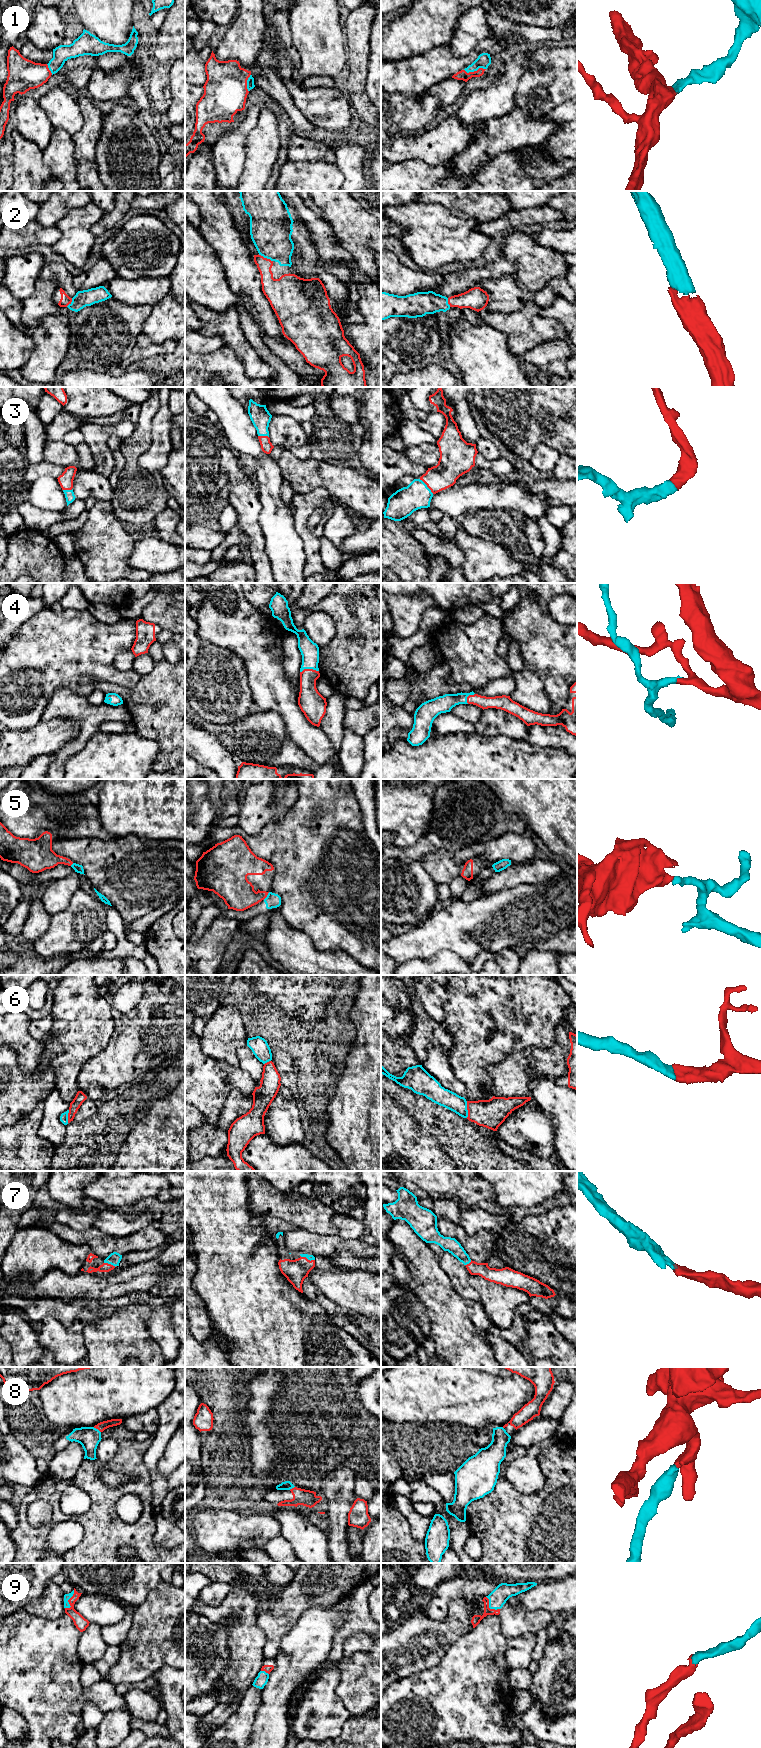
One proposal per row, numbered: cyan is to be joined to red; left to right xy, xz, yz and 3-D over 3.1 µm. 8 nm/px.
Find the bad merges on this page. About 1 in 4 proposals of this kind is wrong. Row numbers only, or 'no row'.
5

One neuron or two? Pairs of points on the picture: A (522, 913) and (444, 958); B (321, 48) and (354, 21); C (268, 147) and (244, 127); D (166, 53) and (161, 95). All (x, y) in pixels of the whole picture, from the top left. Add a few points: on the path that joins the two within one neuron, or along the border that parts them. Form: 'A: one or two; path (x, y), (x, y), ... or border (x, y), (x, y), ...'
A: two; border (430, 959), (442, 951), (452, 951), (468, 964)
B: two; border (343, 28), (344, 46), (347, 53)
C: two; border (261, 110), (256, 126), (246, 137), (244, 154)
D: one; path (162, 63), (161, 85)

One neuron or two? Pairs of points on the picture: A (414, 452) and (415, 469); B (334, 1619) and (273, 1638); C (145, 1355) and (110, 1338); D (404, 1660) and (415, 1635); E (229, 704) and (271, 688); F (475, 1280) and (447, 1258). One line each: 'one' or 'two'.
A: two
B: two
C: one
D: one
E: two
F: two

